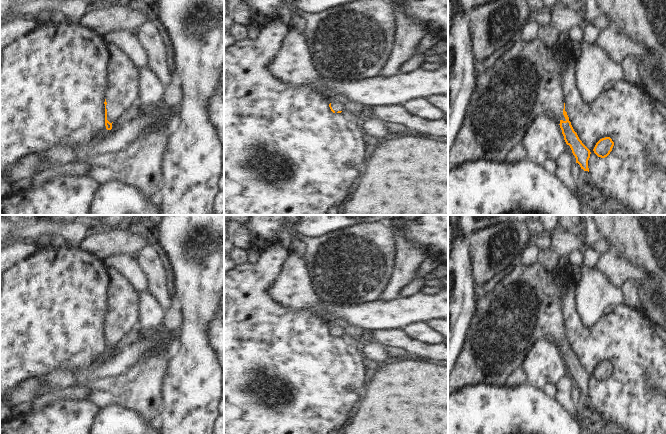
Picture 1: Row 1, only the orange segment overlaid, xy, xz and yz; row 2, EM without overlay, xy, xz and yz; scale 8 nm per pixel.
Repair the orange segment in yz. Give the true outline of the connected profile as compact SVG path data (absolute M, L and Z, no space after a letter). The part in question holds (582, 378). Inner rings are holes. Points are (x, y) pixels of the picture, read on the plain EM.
M517 263L514 270L491 293L478 300L464 348L448 377L448 398L466 388L505 386L509 375L521 367L532 345L542 338L560 342L564 364L570 370L576 387L589 396L591 376L579 363L565 335L551 274L539 263L530 267Z

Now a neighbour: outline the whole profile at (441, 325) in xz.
M433 319L428 323L440 333L448 337L448 319Z

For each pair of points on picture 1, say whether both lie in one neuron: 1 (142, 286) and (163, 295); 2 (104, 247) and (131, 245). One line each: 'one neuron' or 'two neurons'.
1: two neurons
2: one neuron

